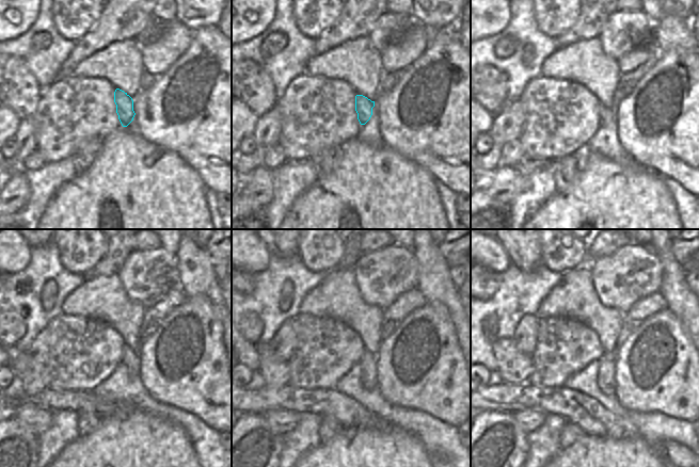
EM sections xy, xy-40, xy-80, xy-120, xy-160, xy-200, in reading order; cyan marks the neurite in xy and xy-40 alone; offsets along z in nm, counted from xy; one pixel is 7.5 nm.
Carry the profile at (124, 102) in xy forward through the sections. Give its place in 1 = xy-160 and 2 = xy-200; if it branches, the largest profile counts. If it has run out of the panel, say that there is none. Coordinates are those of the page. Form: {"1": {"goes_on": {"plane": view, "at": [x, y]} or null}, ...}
{"1": {"goes_on": {"plane": "xy-160", "at": [368, 361]}}, "2": {"goes_on": {"plane": "xy-200", "at": [605, 381]}}}

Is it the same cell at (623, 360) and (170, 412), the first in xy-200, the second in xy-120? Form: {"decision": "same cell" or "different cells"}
{"decision": "different cells"}

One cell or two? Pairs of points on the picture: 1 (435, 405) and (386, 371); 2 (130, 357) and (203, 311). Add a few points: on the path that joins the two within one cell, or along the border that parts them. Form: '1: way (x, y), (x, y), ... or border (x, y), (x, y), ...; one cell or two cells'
1: way (424, 393), (416, 386), (403, 386), (398, 381); one cell
2: border (138, 354), (140, 373); two cells

